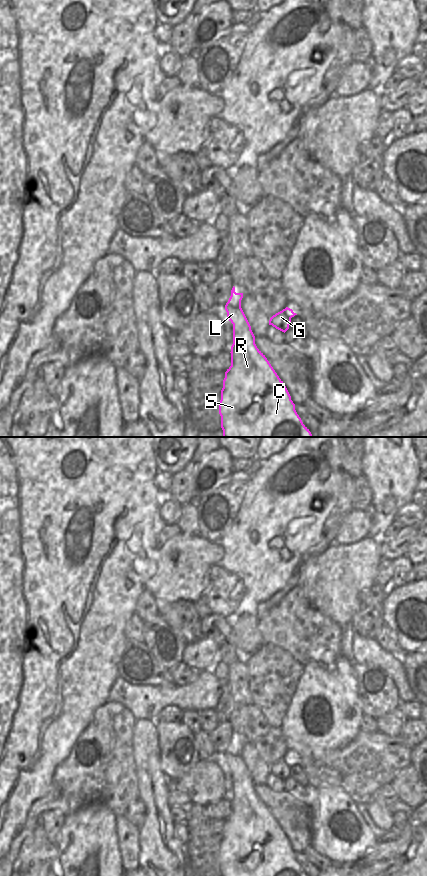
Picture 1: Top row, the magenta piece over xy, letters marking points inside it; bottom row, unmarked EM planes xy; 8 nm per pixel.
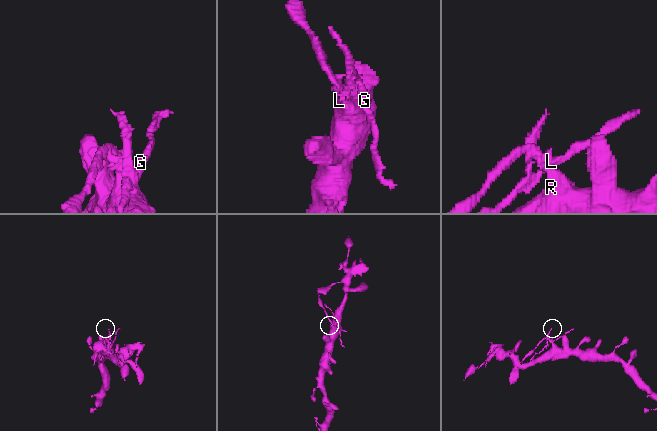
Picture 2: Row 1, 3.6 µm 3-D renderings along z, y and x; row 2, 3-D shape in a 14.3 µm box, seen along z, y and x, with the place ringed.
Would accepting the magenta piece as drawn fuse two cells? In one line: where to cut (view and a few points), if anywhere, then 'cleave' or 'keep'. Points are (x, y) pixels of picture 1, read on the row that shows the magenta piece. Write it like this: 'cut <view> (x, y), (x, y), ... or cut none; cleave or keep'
cut none; keep

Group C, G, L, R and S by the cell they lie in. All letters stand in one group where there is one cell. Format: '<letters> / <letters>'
C G L R S

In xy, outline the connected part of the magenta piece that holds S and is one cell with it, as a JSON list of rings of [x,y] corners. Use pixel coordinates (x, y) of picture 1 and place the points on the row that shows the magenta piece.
[[[235,287],[225,305],[227,318],[233,324],[233,344],[231,346],[231,366],[225,372],[219,414],[223,437],[313,437],[295,410],[291,396],[265,355],[257,348],[251,326],[241,308],[243,293],[236,293]]]

